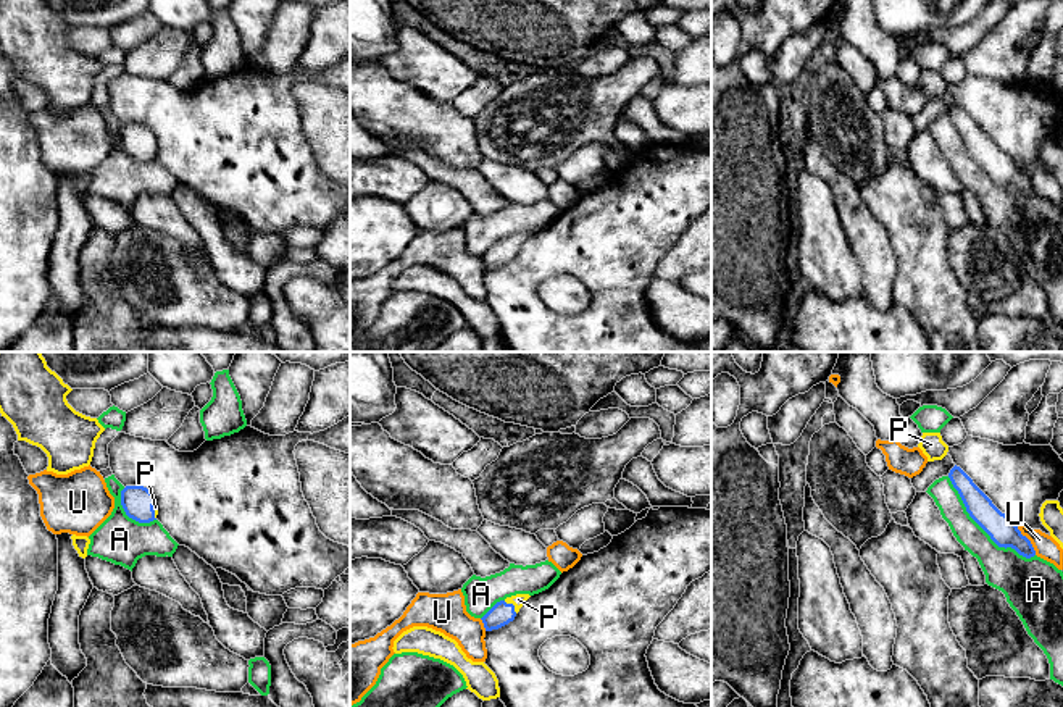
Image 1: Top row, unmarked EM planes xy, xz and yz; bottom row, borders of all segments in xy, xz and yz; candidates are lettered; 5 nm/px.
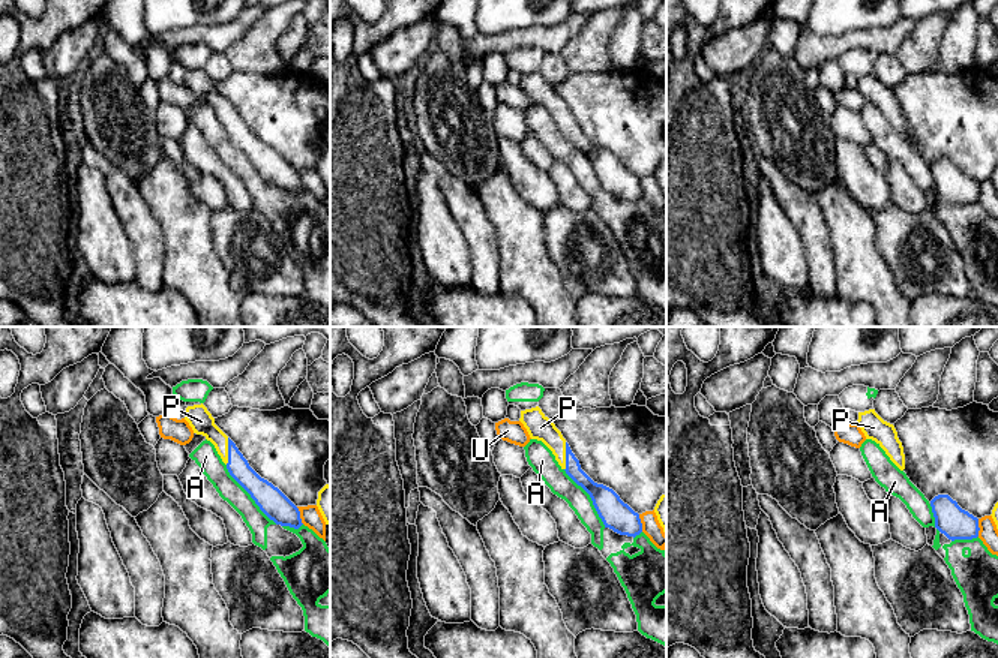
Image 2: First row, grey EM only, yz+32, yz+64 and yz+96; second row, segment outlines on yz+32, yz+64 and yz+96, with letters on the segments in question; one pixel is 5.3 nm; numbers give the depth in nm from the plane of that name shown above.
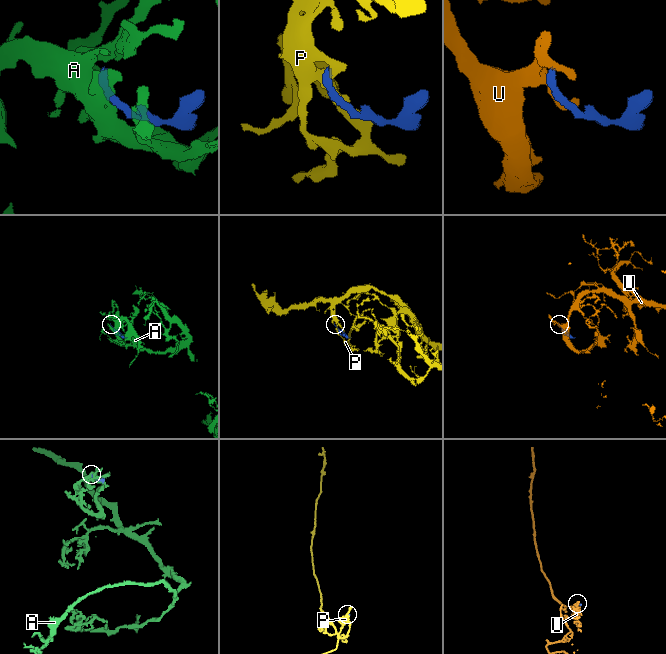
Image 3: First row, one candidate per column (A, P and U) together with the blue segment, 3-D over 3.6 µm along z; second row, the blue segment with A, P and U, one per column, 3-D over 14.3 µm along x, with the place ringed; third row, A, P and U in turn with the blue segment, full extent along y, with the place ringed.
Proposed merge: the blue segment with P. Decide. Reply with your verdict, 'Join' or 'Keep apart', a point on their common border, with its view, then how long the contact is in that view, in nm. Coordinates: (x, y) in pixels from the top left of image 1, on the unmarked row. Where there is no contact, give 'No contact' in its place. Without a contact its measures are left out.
Join. Touches blue at xz (512, 242). Shared border 90 nm

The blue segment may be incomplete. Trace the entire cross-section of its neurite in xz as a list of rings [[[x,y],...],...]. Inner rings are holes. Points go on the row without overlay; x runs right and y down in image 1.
[[[516,232],[497,241],[481,258],[486,270],[498,268],[515,258],[529,232]]]

